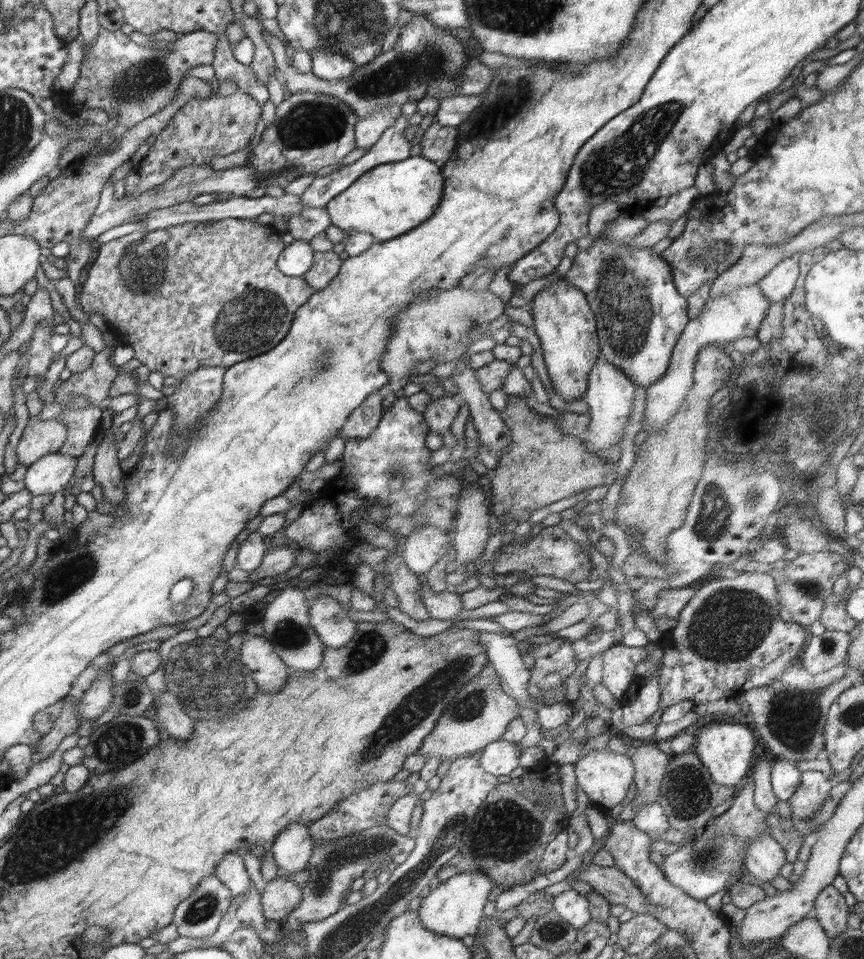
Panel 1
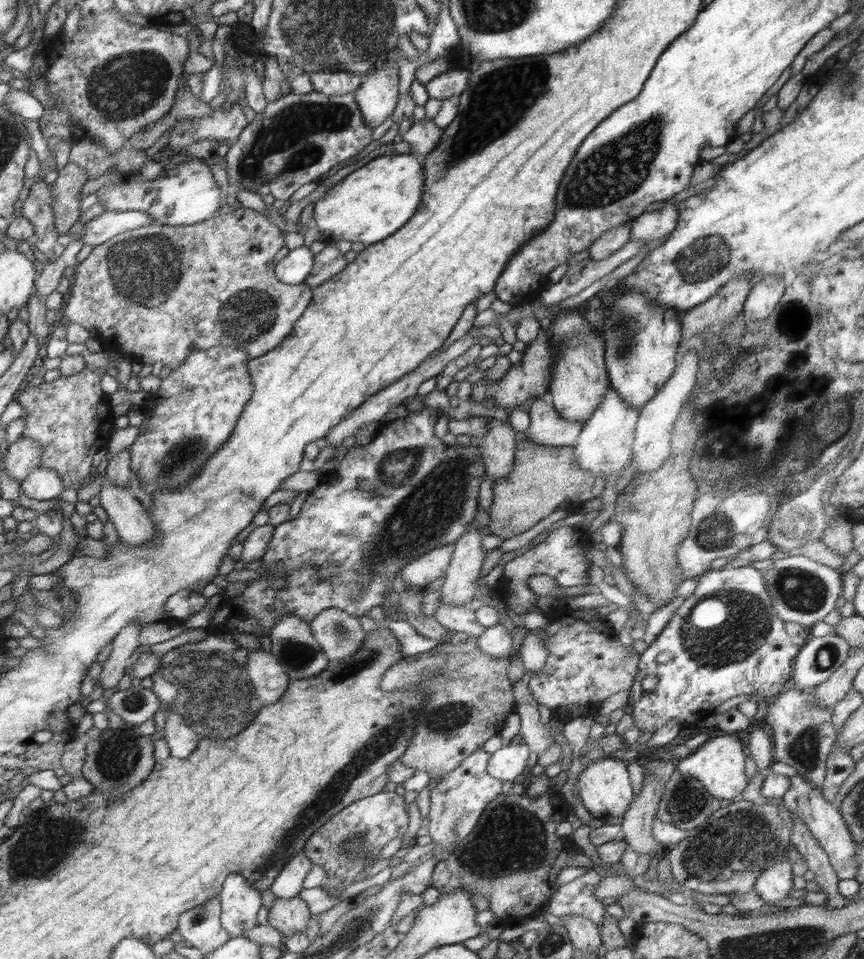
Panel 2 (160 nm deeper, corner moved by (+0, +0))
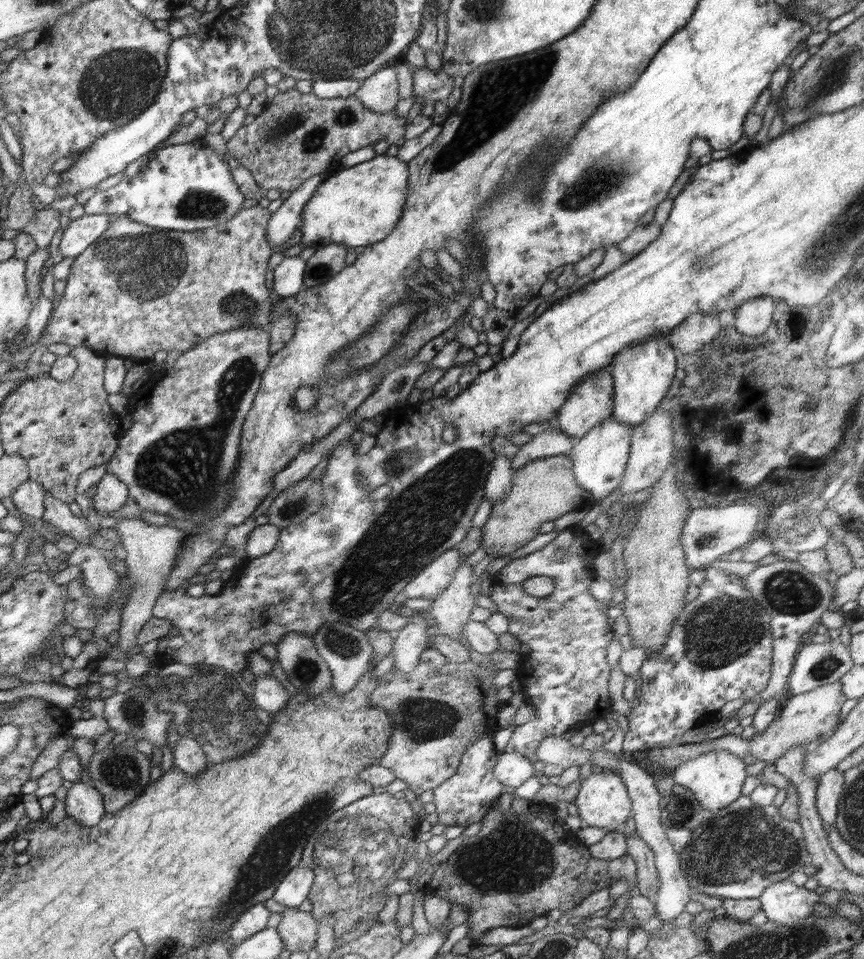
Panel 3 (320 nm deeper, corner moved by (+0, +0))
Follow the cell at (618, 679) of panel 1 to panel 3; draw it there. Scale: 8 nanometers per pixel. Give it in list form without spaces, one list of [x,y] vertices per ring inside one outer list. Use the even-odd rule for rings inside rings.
[[[565,529],[550,544],[524,557],[513,559],[506,565],[506,568],[502,568],[494,576],[493,591],[490,597],[496,603],[497,612],[508,617],[509,632],[528,646],[528,654],[522,656],[516,669],[516,677],[521,684],[524,701],[535,706],[537,714],[535,720],[516,726],[503,752],[518,752],[528,760],[536,762],[539,742],[549,736],[562,736],[580,722],[593,724],[597,719],[605,718],[611,712],[610,708],[600,706],[600,698],[604,698],[606,696],[604,692],[608,692],[611,668],[606,660],[606,655],[613,632],[608,623],[609,606],[596,600],[590,594],[591,580],[596,578],[592,563],[594,554],[596,554],[596,546],[592,540],[581,538],[580,534]],[[560,550],[564,550],[568,554],[556,561],[554,556]],[[533,576],[553,578],[555,580],[554,592],[546,598],[529,595],[524,590],[522,583]]]

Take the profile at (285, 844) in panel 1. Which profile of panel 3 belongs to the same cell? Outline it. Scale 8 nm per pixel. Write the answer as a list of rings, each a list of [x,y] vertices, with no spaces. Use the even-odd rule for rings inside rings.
[[[299,865],[289,872],[282,880],[277,891],[274,892],[274,900],[285,907],[296,909],[302,905],[310,895],[315,878],[315,872],[309,867]]]

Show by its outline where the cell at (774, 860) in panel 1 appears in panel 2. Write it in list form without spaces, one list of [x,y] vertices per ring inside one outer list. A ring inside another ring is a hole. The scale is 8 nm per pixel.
[[[786,858],[786,861],[780,861],[772,864],[762,871],[756,883],[754,883],[755,892],[762,897],[764,903],[776,905],[788,898],[788,893],[794,891],[792,882],[793,862]]]

